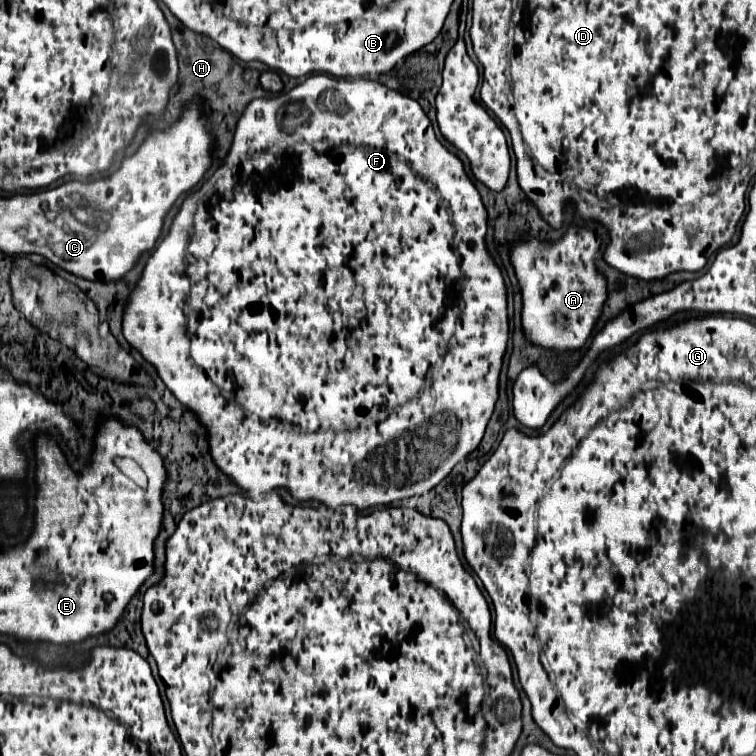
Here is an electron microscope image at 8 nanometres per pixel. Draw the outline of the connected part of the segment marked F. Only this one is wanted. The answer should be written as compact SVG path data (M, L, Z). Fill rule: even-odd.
M313 74L289 92L281 92L281 94L267 96L267 98L257 98L245 108L243 116L239 118L239 122L235 126L233 136L235 138L233 138L231 150L225 156L223 164L213 172L213 176L207 182L203 182L203 186L197 192L187 194L187 198L183 200L183 204L177 212L177 216L173 218L169 234L163 238L163 242L147 258L143 274L137 280L135 288L131 290L131 294L127 298L127 304L125 304L125 310L123 310L123 336L125 336L125 340L133 348L137 348L147 362L151 362L155 366L159 378L171 390L171 394L183 406L187 406L191 412L195 412L197 420L207 430L207 444L209 444L211 460L215 462L217 468L221 468L221 472L227 478L231 478L231 482L235 482L241 490L245 490L251 496L259 496L259 494L267 494L267 492L277 490L277 488L285 488L299 502L317 500L327 510L337 512L337 510L341 510L341 506L353 506L357 510L367 510L371 506L381 506L381 504L391 506L397 500L411 498L411 496L421 496L421 494L433 490L437 484L441 484L449 476L449 472L453 470L453 466L457 462L465 460L479 446L479 442L485 434L487 422L493 414L495 402L499 398L499 374L501 374L503 356L505 356L507 340L509 340L507 288L505 288L501 270L495 264L495 260L489 254L487 244L485 244L487 210L483 206L483 200L481 200L473 180L465 172L463 162L437 140L433 124L431 124L431 120L427 118L427 114L423 112L423 108L419 106L417 100L413 100L413 98L409 98L409 96L397 92L397 90L391 90L391 88L383 86L376 80L366 78L349 80L349 78L333 78L333 76L327 76L327 74ZM189 358L193 360L193 364L199 364L201 370L193 370L193 364L189 364ZM413 398L415 398L415 406L403 406L407 400L413 400Z

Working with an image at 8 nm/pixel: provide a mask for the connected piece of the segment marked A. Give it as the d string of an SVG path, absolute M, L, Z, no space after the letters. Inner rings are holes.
M571 226L567 234L557 244L543 244L535 238L527 242L515 242L511 248L511 262L515 266L515 274L519 278L523 290L523 330L531 344L535 346L551 346L557 352L563 350L577 350L581 348L601 314L601 308L607 300L605 292L605 278L597 272L595 254L599 252L603 240L589 228Z

